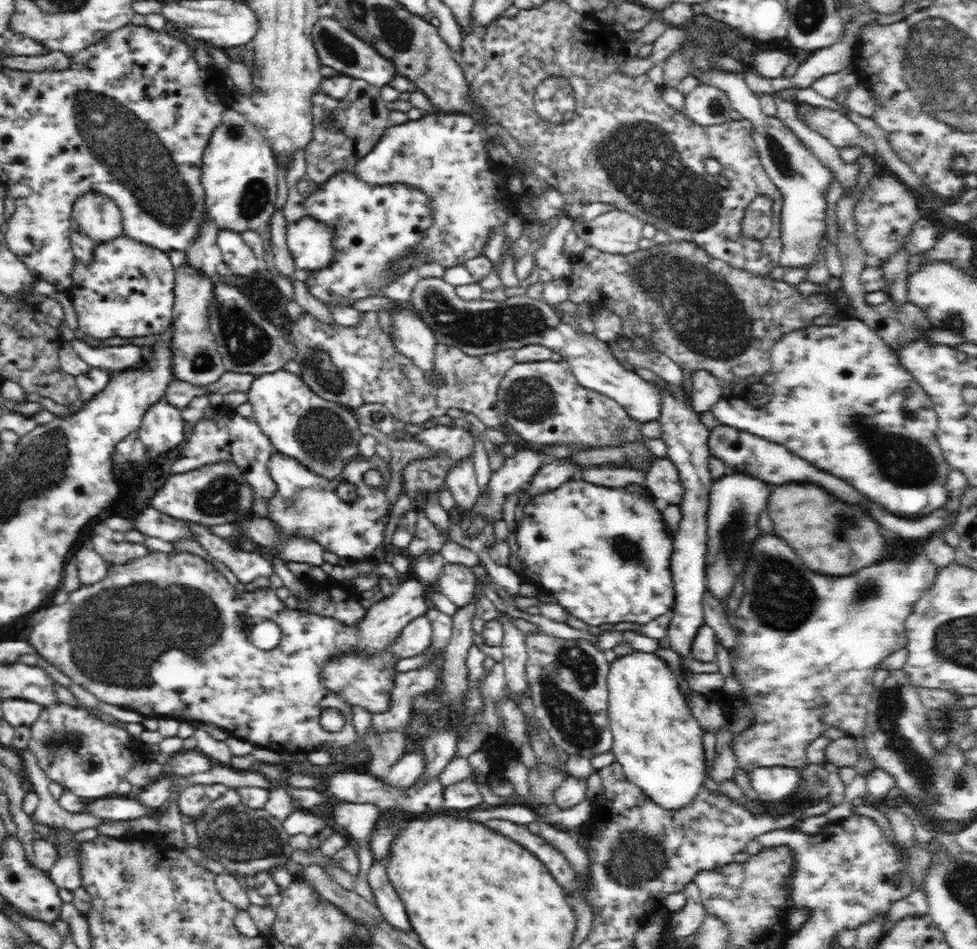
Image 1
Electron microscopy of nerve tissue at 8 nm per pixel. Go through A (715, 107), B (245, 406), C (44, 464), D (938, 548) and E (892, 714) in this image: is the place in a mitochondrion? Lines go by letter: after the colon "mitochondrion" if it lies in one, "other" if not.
A: mitochondrion
B: other
C: mitochondrion
D: other
E: mitochondrion

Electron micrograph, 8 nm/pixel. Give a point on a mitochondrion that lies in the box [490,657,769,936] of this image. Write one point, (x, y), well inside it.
(636, 858)

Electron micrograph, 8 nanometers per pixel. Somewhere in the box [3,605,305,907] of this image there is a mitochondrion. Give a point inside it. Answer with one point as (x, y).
(243, 837)

